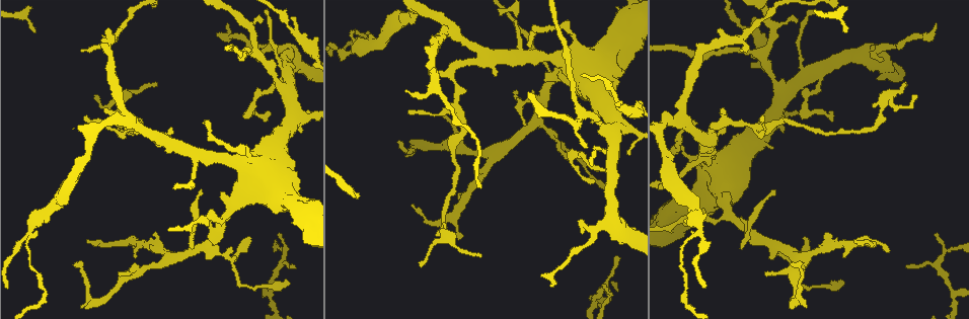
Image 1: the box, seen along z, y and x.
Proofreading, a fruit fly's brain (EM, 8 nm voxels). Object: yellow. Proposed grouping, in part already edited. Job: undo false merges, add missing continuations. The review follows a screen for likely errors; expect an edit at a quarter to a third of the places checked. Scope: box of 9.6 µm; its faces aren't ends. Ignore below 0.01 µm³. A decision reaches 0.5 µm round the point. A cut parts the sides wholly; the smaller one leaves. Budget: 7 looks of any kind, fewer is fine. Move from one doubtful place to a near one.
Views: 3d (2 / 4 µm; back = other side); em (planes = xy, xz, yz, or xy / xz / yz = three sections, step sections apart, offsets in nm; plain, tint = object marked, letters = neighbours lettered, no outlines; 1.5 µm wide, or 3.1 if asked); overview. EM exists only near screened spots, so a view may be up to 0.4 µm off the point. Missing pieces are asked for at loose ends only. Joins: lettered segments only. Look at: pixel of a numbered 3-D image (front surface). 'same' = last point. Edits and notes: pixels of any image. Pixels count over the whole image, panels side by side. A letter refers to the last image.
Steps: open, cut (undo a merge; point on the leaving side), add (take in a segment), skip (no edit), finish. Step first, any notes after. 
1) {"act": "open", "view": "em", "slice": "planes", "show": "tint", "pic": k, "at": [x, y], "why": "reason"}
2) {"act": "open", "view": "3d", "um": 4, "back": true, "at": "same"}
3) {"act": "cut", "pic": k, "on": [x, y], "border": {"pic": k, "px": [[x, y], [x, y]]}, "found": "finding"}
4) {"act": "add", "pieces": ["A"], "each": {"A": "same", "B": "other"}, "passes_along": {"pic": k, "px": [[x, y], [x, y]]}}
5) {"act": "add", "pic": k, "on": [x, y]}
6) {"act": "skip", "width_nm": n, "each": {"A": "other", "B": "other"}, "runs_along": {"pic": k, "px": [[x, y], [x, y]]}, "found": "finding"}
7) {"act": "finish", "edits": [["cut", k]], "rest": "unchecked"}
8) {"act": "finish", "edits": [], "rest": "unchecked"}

{"act": "open", "view": "em", "slice": "xz", "step": 8, "show": "tint", "pic": 1, "at": [790, 263], "why": "free end"}

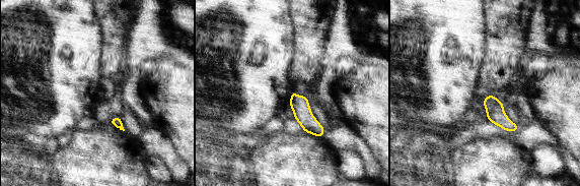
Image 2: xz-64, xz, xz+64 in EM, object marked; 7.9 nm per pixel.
{"act": "open", "view": "em", "slice": "planes", "show": "letters", "at": "same", "why": "cut it another way"}

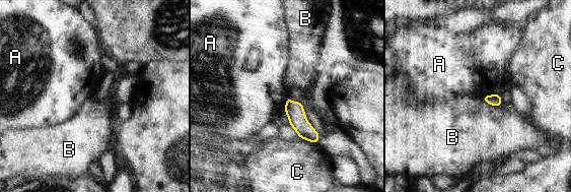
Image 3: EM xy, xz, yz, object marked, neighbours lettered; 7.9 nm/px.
{"act": "skip", "each": {"A": "other", "B": "other", "C": "other"}, "runs_along": {"pic": 3, "px": [[288, 102], [301, 126], [314, 139]]}, "found": "no lettered segment goes on from it"}

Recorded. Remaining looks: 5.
{"act": "open", "view": "3d", "um": 4, "pic": 1, "at": [907, 84], "why": "free end"}

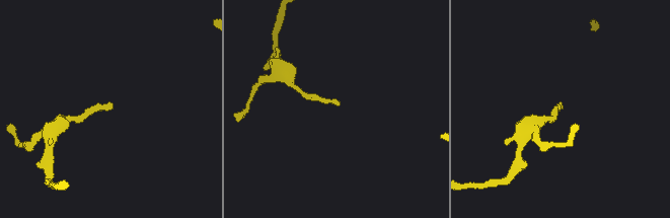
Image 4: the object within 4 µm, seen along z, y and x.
{"act": "open", "view": "em", "slice": "xy", "step": 8, "show": "letters", "pic": 4, "at": [559, 106], "why": "now the EM"}

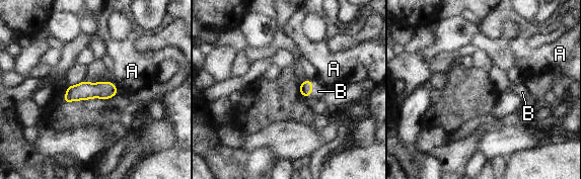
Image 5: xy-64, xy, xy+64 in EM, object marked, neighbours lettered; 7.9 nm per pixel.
{"act": "open", "view": "em", "slice": "planes", "show": "letters", "at": "same", "why": "cut it another way"}

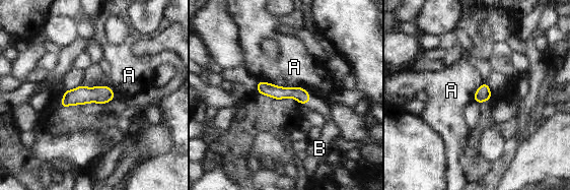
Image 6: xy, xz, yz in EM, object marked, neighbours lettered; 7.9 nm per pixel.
{"act": "add", "pieces": ["B"], "each": {"A": "other", "B": "same"}, "found": "it goes on there"}

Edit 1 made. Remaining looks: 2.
{"act": "finish", "edits": [["add", 6]], "rest": "unchecked"}

